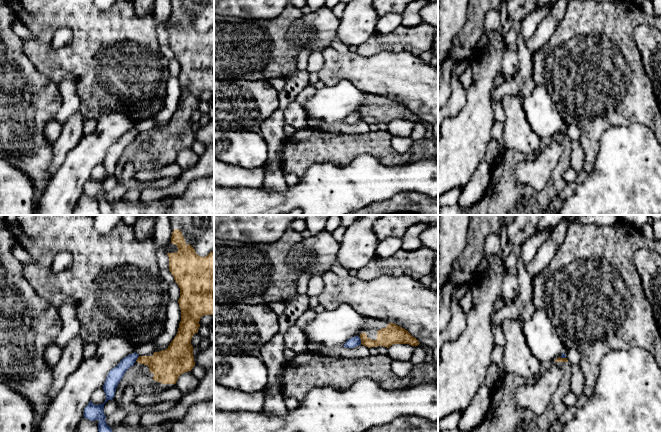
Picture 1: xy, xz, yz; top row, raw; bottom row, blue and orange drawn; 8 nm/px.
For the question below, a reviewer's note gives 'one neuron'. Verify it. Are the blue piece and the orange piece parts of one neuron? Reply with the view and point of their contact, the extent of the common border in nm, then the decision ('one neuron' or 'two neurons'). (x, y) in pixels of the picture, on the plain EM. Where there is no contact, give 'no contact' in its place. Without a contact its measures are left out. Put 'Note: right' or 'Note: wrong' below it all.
xz (360, 116) | 70 nm | two neurons
Note: wrong

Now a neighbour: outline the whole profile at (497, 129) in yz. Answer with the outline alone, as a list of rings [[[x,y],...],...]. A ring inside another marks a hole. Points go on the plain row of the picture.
[[[498,121],[494,122],[491,130],[491,140],[498,144],[502,157],[510,153],[503,142],[503,123]]]

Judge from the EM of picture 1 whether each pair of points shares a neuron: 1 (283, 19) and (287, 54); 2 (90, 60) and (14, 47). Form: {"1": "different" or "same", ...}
{"1": "same", "2": "different"}

